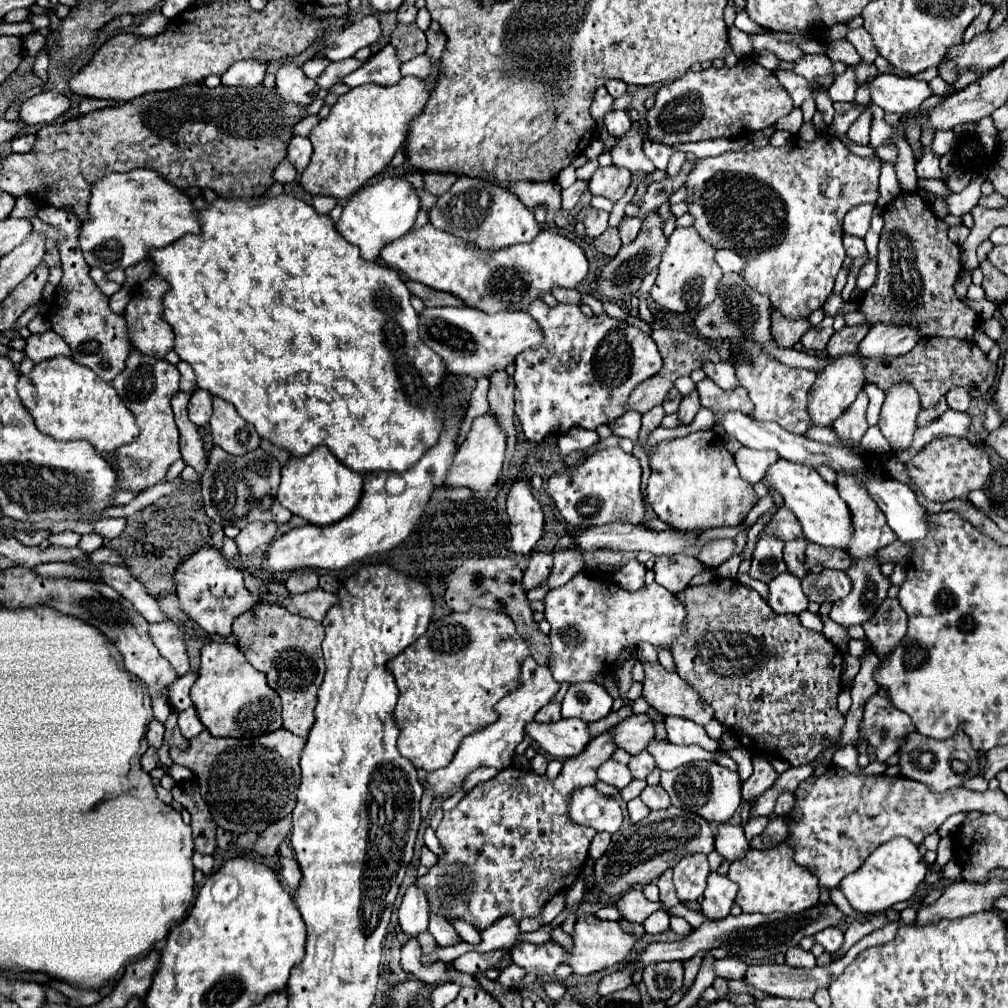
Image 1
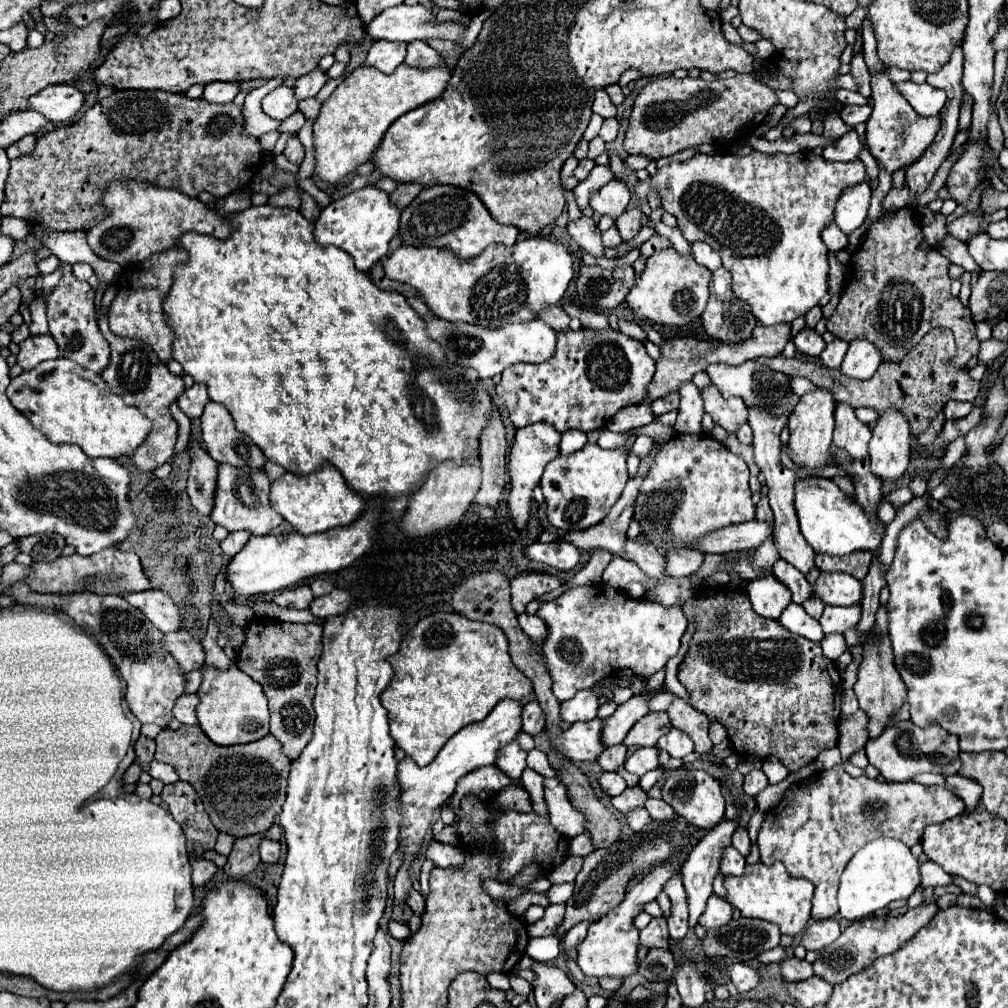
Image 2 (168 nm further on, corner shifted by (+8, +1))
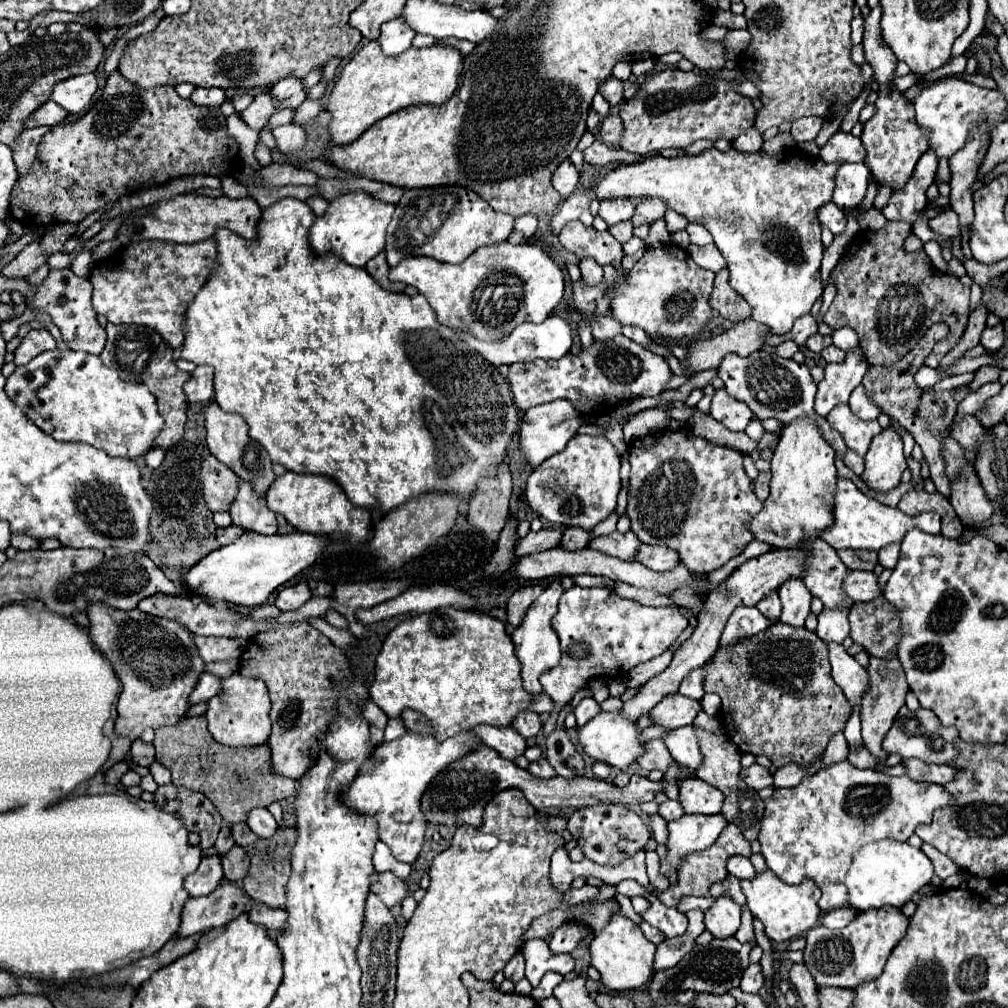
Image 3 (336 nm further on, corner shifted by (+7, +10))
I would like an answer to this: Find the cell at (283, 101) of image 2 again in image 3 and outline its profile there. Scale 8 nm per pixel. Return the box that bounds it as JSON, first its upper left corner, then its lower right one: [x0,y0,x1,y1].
[241,92,279,130]

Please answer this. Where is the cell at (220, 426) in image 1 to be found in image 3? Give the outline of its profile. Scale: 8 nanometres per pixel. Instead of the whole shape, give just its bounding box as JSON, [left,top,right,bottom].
[205,400,275,494]

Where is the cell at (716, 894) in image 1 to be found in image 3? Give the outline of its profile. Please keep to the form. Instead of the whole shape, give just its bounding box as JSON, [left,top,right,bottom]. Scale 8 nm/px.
[705,896,741,938]

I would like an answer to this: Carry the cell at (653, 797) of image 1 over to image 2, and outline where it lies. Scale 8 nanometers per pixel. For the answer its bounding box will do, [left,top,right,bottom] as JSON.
[646,797,676,821]

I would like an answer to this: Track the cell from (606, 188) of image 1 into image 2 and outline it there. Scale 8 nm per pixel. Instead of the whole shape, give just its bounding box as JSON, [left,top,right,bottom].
[590,179,630,219]

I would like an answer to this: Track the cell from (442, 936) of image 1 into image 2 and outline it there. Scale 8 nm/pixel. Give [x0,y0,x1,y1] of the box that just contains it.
[406,889,424,915]

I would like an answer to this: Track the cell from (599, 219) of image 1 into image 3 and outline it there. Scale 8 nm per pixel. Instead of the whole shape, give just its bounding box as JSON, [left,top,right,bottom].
[561,222,623,266]

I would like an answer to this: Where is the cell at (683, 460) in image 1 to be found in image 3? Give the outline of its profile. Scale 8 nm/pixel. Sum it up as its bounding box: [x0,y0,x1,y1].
[627,428,763,574]

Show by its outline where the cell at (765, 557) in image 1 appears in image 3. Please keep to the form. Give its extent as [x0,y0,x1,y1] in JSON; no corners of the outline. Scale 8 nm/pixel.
[755,472,771,502]

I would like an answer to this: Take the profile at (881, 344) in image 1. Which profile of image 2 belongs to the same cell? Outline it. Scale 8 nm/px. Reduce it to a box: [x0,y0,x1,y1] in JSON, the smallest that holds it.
[840,339,880,379]

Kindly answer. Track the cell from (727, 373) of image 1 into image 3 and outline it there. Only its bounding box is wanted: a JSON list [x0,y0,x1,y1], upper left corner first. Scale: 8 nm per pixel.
[717,350,817,424]

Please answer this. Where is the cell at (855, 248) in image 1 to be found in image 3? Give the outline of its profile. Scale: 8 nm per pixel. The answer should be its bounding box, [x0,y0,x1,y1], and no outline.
[817,202,845,234]

